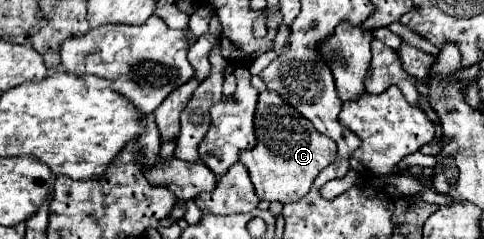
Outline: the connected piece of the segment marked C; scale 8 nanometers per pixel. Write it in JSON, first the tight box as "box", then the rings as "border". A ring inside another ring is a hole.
{"box":[239,89,337,201],"border":[[[265,89],[259,93],[255,109],[255,135],[257,145],[251,151],[241,151],[239,159],[249,169],[251,183],[259,199],[267,201],[297,201],[309,193],[315,177],[335,159],[337,145],[333,139],[321,135],[309,119],[295,107],[285,103],[277,91]]]}

